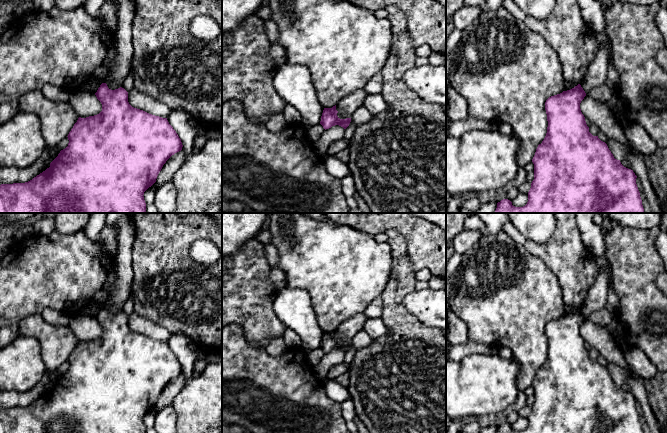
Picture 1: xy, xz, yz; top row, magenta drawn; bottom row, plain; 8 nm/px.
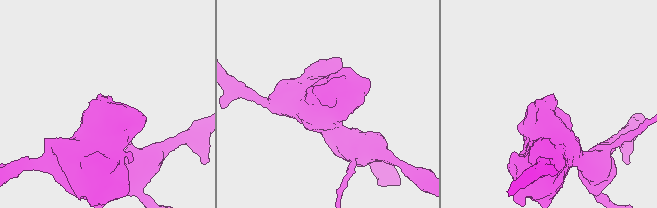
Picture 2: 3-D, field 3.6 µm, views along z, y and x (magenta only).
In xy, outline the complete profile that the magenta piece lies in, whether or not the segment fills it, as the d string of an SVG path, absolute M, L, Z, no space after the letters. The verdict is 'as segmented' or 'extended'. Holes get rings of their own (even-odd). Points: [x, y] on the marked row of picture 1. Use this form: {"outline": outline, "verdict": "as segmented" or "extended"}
{"outline": "M102 83L95 95L102 104L102 111L94 116L78 118L67 136L68 146L60 151L58 156L50 163L49 168L28 182L0 185L0 213L147 213L144 192L156 182L157 176L166 161L182 150L181 139L169 124L167 118L155 116L132 107L128 102L128 92L124 88L111 90L106 83Z", "verdict": "as segmented"}

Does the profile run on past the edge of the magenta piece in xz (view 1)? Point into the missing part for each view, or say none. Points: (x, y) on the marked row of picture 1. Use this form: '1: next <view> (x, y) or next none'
1: next none

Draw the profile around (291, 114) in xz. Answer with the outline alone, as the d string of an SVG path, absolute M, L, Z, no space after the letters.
M286 104L284 106L282 114L287 123L302 122L302 118L299 111L289 104Z

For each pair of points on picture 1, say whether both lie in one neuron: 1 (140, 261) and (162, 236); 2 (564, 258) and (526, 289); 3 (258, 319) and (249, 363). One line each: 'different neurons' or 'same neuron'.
1: same neuron
2: different neurons
3: different neurons

